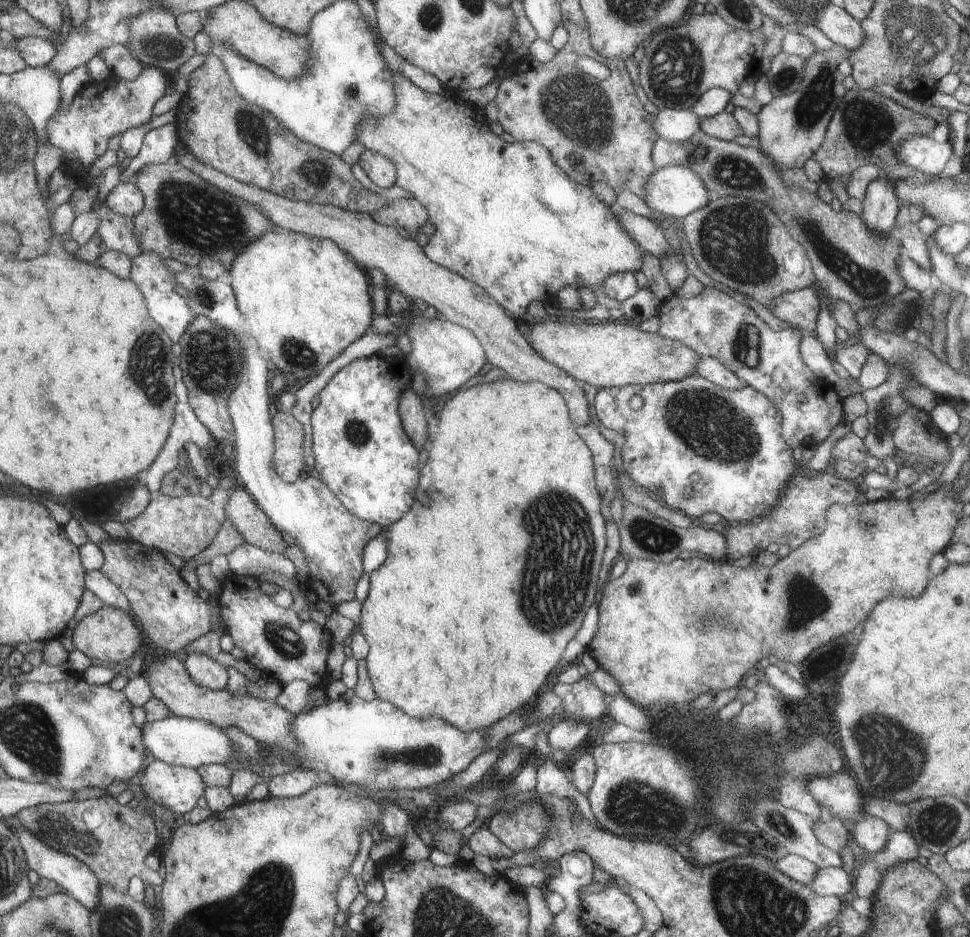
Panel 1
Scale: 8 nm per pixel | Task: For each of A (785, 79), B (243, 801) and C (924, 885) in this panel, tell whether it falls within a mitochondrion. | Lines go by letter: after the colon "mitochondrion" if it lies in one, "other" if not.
A: mitochondrion
B: other
C: other

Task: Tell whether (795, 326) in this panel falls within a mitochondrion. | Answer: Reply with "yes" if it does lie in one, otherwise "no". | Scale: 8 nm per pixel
no

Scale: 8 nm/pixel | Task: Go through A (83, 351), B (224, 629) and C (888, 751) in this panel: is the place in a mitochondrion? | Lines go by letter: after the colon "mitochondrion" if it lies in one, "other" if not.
A: other
B: other
C: mitochondrion

